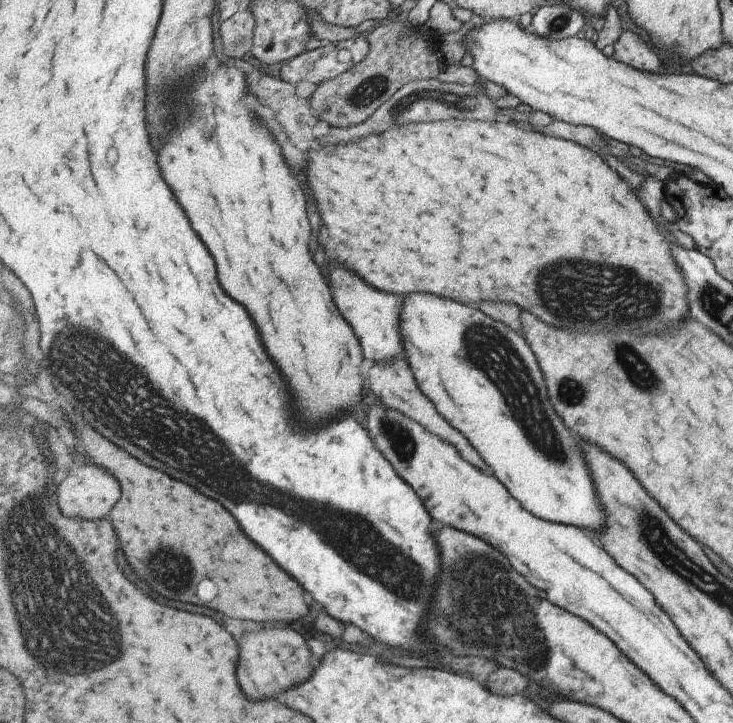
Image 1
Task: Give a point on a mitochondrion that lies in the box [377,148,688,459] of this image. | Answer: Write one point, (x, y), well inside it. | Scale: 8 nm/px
(610, 292)

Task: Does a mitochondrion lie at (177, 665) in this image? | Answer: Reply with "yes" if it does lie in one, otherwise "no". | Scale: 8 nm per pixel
no

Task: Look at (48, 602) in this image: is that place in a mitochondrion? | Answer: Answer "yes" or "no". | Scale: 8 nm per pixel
yes

